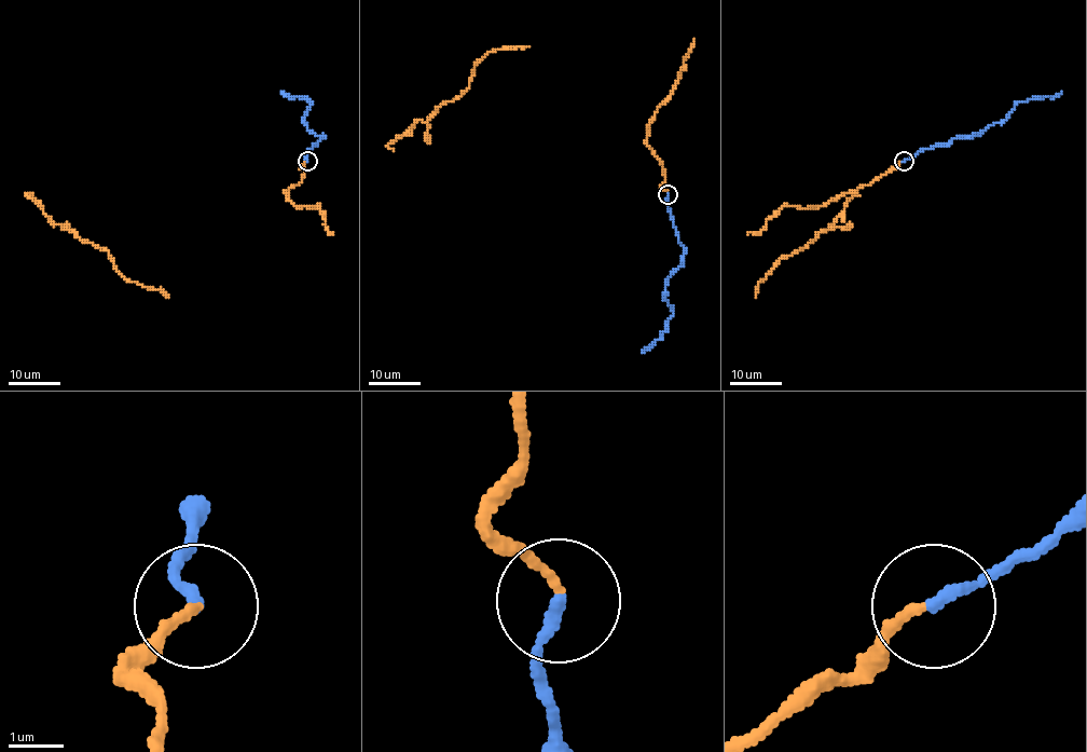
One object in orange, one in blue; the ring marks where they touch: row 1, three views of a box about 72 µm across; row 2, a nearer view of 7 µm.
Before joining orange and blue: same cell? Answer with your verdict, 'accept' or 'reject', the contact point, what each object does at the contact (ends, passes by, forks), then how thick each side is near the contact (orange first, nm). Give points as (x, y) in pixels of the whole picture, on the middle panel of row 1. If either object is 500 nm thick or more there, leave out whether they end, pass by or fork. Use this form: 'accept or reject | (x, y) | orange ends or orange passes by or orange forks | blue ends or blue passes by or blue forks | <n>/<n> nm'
accept | (668, 194) | orange ends | blue ends | 160/240 nm

